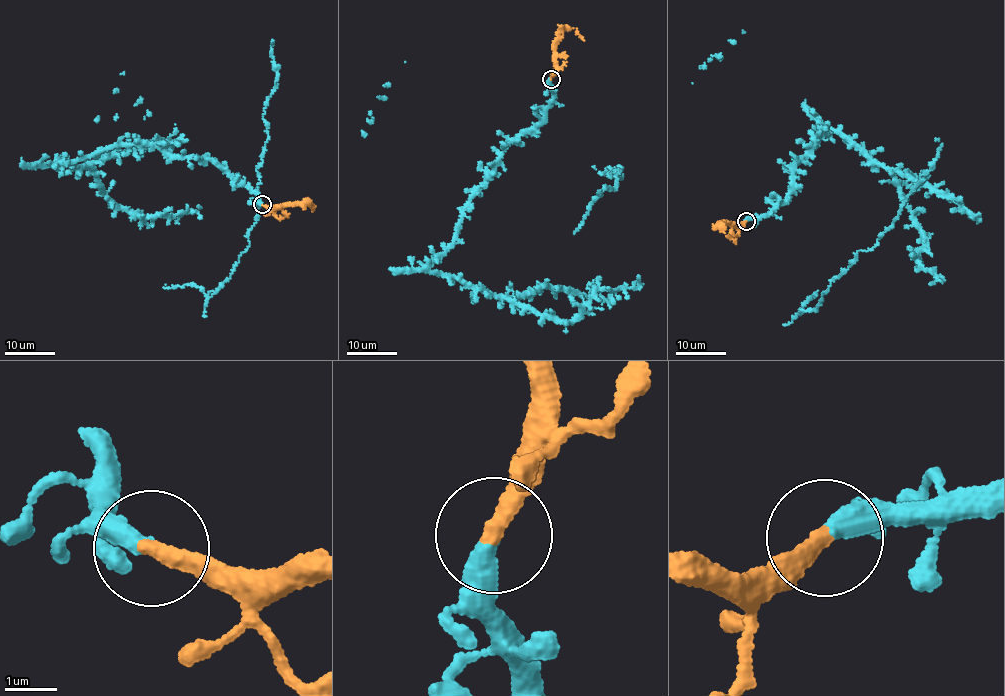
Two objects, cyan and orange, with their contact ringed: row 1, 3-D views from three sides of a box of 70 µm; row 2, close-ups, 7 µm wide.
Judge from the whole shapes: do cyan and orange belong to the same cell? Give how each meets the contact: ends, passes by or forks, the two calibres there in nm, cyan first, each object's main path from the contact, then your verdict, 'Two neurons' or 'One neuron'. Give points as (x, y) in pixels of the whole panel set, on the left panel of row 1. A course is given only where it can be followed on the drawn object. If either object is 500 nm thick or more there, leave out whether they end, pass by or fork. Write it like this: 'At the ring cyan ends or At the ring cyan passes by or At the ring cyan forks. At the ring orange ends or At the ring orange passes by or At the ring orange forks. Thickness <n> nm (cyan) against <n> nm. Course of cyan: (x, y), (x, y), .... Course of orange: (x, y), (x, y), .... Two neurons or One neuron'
At the ring cyan ends. At the ring orange ends. Thickness 420 nm (cyan) against 320 nm. Course of cyan: (262, 204), (220, 166), (156, 145), (52, 164), (89, 167), (129, 212), (199, 219). Course of orange: (263, 204), (277, 209), (311, 203), (314, 205), (312, 210). One neuron

